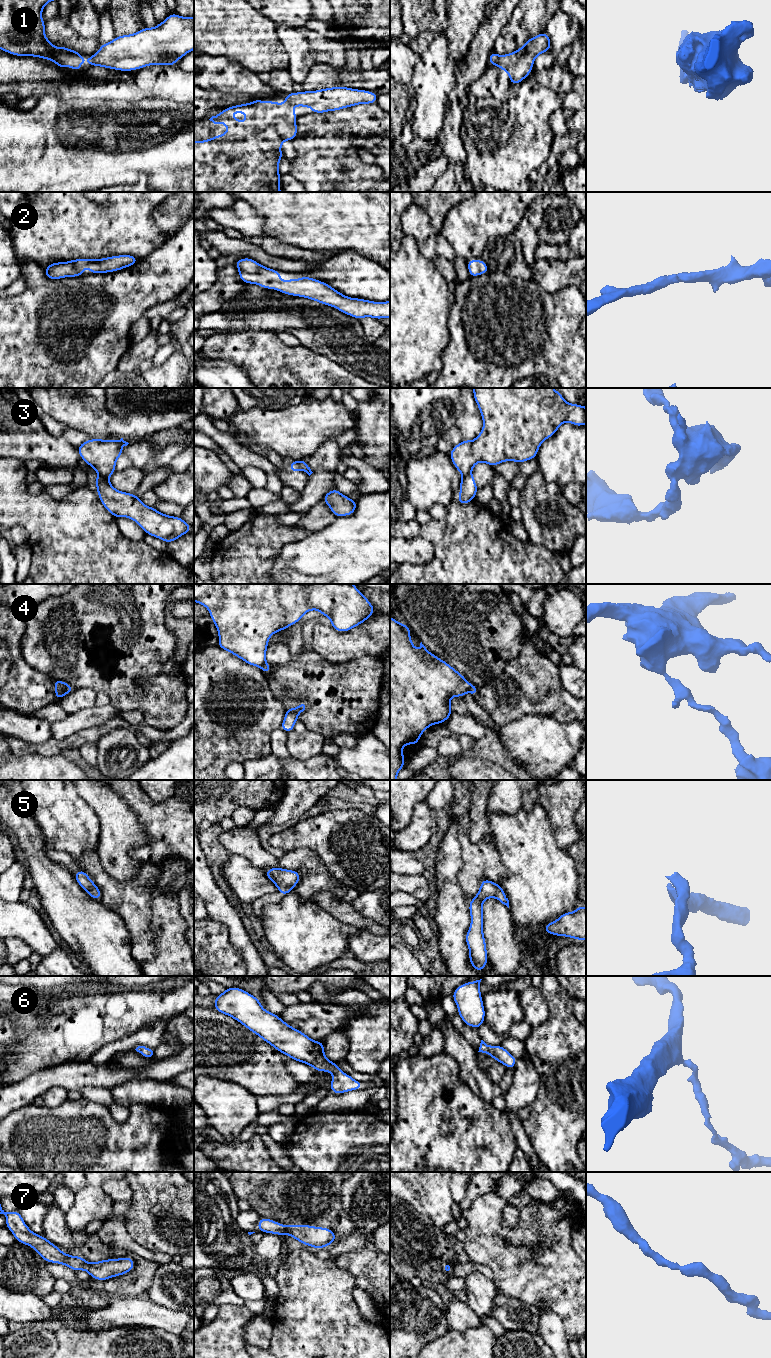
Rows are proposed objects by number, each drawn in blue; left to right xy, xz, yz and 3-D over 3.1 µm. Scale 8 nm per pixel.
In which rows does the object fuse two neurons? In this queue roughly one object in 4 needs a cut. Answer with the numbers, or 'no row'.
3, 4

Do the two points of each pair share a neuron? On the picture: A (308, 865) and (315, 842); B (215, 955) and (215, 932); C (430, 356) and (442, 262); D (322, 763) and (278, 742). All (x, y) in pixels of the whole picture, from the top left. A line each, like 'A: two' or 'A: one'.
A: two
B: one
C: two
D: one

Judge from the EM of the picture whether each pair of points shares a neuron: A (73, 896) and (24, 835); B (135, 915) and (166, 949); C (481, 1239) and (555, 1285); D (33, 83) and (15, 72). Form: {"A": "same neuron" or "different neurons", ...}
{"A": "same neuron", "B": "different neurons", "C": "same neuron", "D": "same neuron"}

